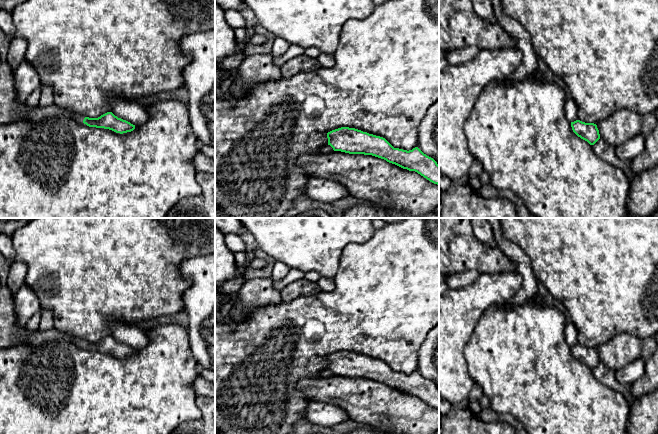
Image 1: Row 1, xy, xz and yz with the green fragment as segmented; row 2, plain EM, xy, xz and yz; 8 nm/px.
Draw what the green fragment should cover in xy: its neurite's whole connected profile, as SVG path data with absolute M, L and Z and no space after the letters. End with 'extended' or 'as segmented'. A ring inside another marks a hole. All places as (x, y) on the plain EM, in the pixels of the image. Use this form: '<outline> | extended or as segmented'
M54 327L50 330L41 331L35 330L30 331L28 329L19 330L17 332L18 340L22 345L41 345L49 342L72 342L77 346L86 348L89 351L104 352L112 354L116 357L127 357L135 353L135 349L130 346L118 342L112 336L107 336L98 342L84 341L82 338L72 336L68 333L61 332Z | extended

